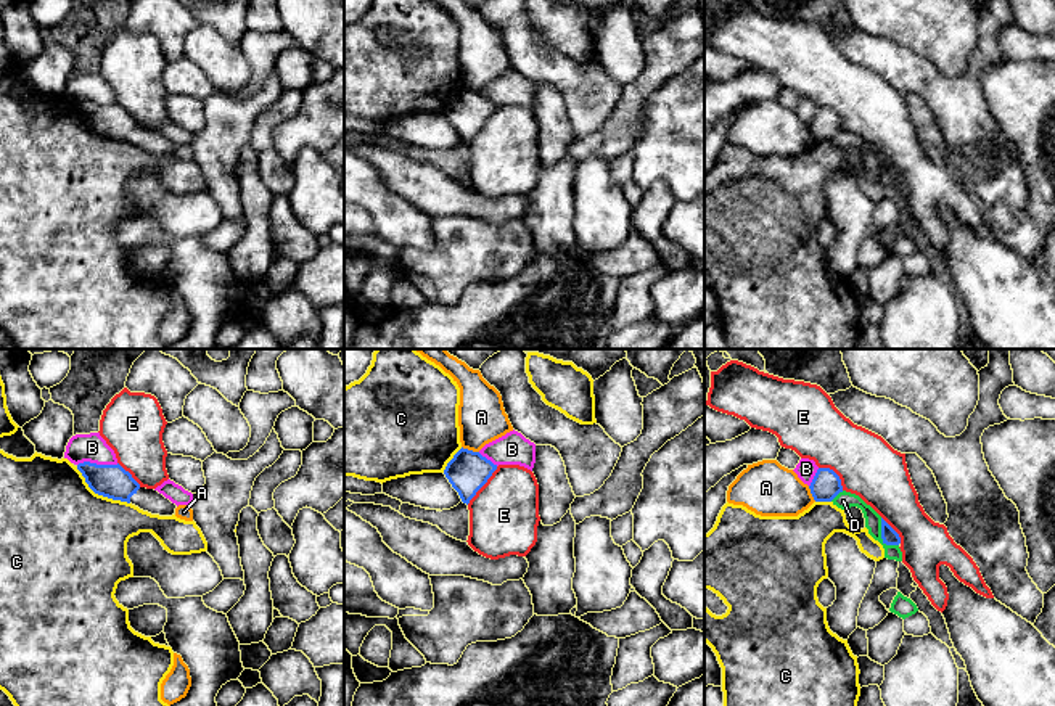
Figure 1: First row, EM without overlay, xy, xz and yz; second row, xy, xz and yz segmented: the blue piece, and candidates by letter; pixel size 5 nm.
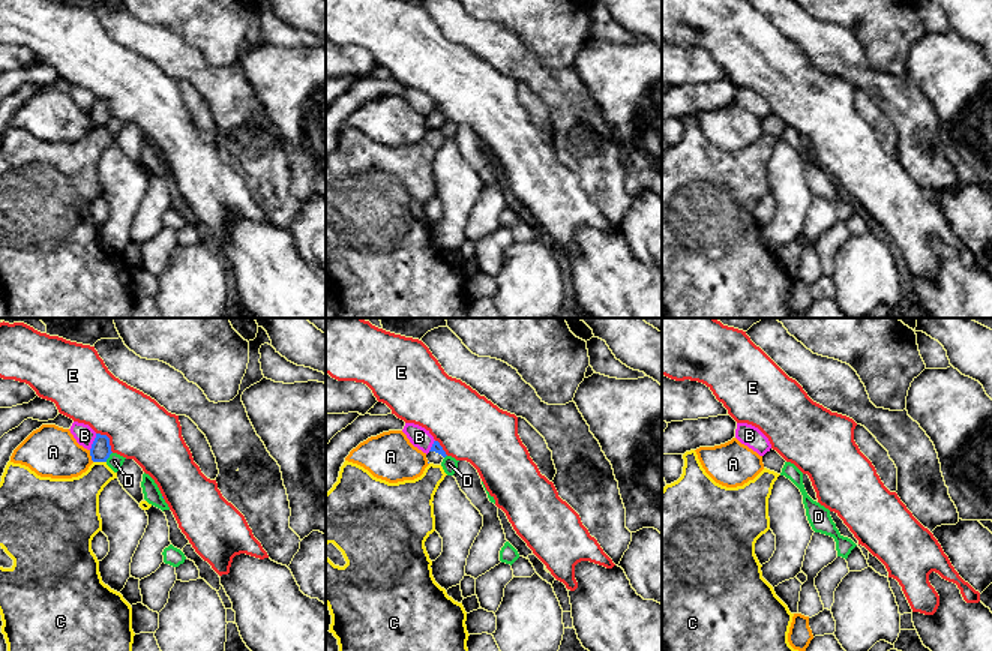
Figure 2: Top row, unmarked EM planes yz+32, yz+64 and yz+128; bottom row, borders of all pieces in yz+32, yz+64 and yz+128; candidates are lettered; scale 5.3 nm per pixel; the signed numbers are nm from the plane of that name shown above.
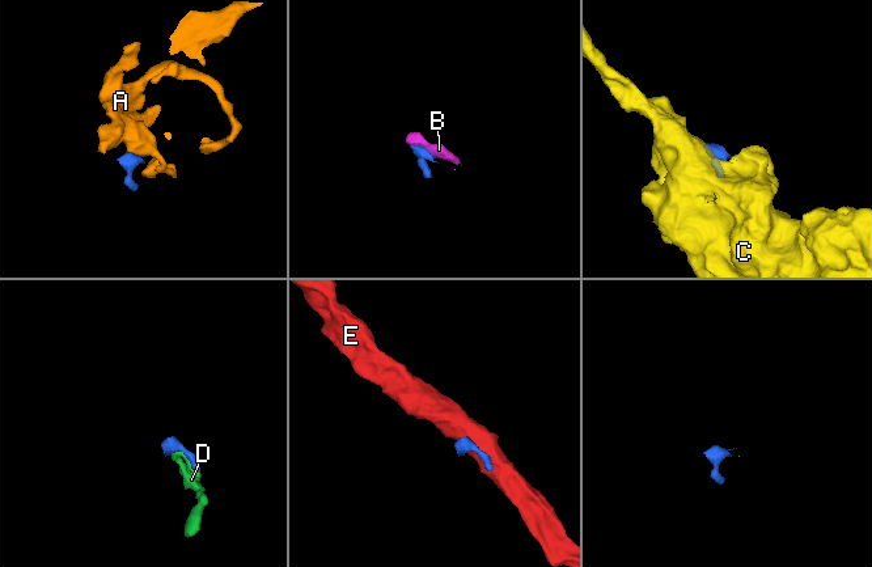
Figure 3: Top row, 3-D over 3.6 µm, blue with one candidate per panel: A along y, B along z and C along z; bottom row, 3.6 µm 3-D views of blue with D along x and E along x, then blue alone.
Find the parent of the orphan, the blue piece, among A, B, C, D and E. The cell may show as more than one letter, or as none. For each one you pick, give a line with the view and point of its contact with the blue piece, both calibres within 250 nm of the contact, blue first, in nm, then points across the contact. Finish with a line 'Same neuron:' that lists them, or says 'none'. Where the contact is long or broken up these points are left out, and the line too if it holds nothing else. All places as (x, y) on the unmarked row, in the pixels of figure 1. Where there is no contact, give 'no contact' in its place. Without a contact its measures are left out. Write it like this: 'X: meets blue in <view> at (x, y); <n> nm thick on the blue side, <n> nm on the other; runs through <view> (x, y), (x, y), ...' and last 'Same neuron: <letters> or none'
Same neuron: none

